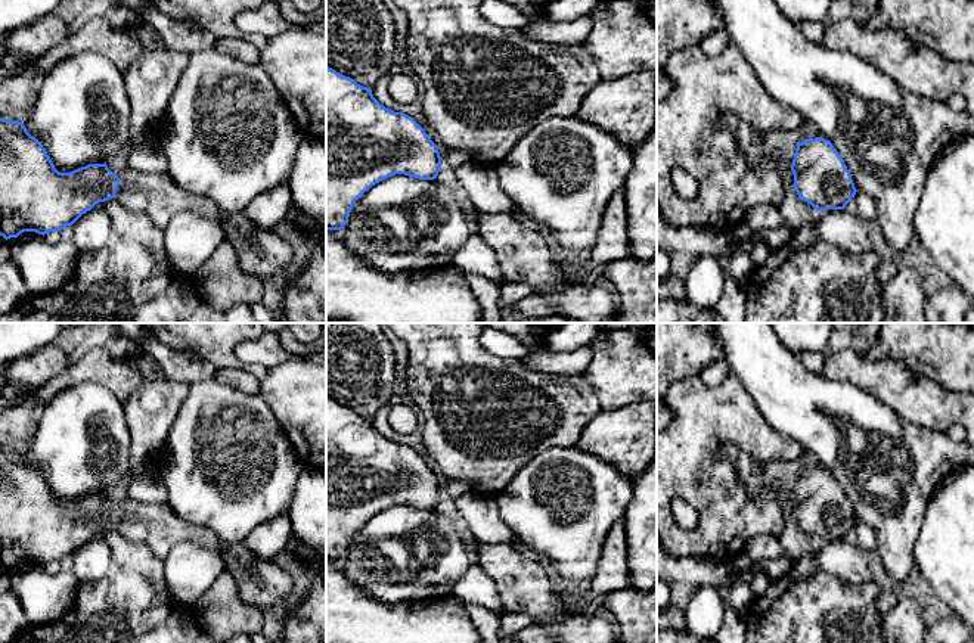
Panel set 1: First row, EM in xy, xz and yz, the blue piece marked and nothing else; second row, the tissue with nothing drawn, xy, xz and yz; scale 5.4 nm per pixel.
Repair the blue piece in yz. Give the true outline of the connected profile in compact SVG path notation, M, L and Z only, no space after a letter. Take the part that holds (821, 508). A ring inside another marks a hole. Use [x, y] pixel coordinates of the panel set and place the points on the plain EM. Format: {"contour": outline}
{"contour": "M823 468L797 475L791 501L798 528L816 541L844 540L857 522L844 490Z"}

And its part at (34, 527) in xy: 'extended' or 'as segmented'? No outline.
extended

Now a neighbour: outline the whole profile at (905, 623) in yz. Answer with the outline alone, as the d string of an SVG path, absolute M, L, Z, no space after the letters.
M908 593L883 618L884 643L924 643L927 628L922 603Z

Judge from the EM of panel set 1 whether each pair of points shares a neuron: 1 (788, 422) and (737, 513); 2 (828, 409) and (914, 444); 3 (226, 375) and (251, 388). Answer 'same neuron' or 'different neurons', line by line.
1: different neurons
2: same neuron
3: same neuron

